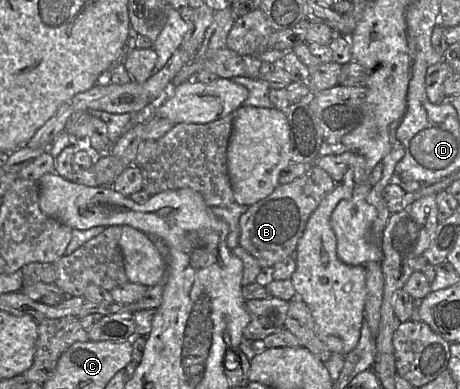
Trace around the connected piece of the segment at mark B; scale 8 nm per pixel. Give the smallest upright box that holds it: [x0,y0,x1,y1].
[239,166,335,268]

